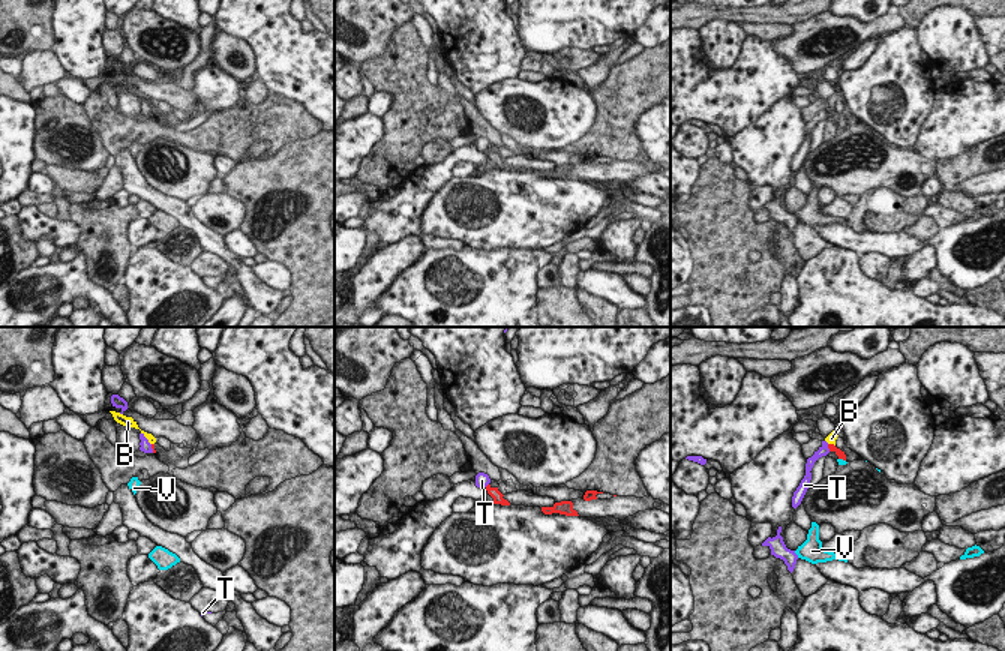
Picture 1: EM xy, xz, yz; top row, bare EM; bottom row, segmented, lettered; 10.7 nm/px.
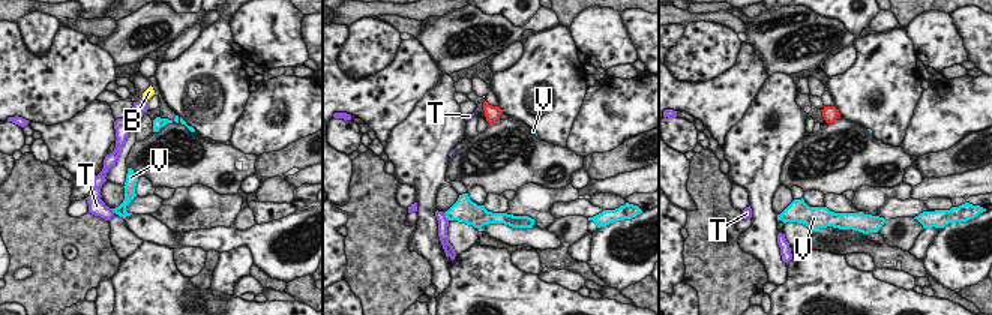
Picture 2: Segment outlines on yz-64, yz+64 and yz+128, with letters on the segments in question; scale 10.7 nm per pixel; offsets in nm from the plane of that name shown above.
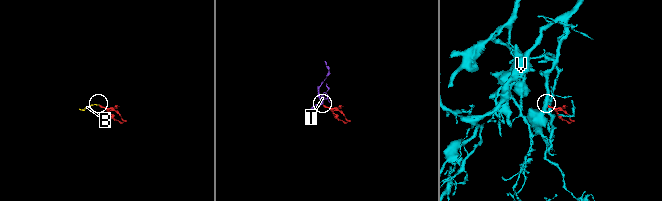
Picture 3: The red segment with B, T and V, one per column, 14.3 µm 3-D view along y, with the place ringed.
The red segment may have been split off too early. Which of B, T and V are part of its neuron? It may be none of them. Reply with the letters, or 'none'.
B, V

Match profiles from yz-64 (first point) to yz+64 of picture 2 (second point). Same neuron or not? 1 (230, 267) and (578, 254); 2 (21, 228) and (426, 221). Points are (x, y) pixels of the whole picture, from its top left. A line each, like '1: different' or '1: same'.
1: same
2: different

